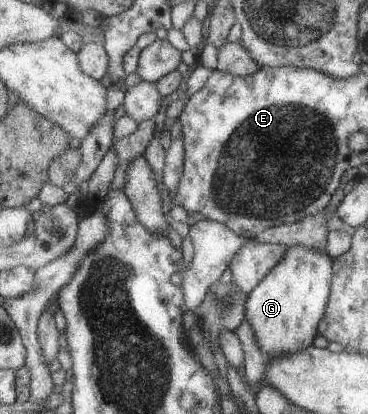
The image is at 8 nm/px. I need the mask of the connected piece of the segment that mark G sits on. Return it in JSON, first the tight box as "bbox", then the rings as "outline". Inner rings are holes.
{"bbox":[245,246,331,357],"outline":[[[302,246],[289,247],[283,258],[247,295],[245,320],[252,328],[257,348],[266,357],[285,356],[312,346],[329,294],[331,260],[325,252]]]}

